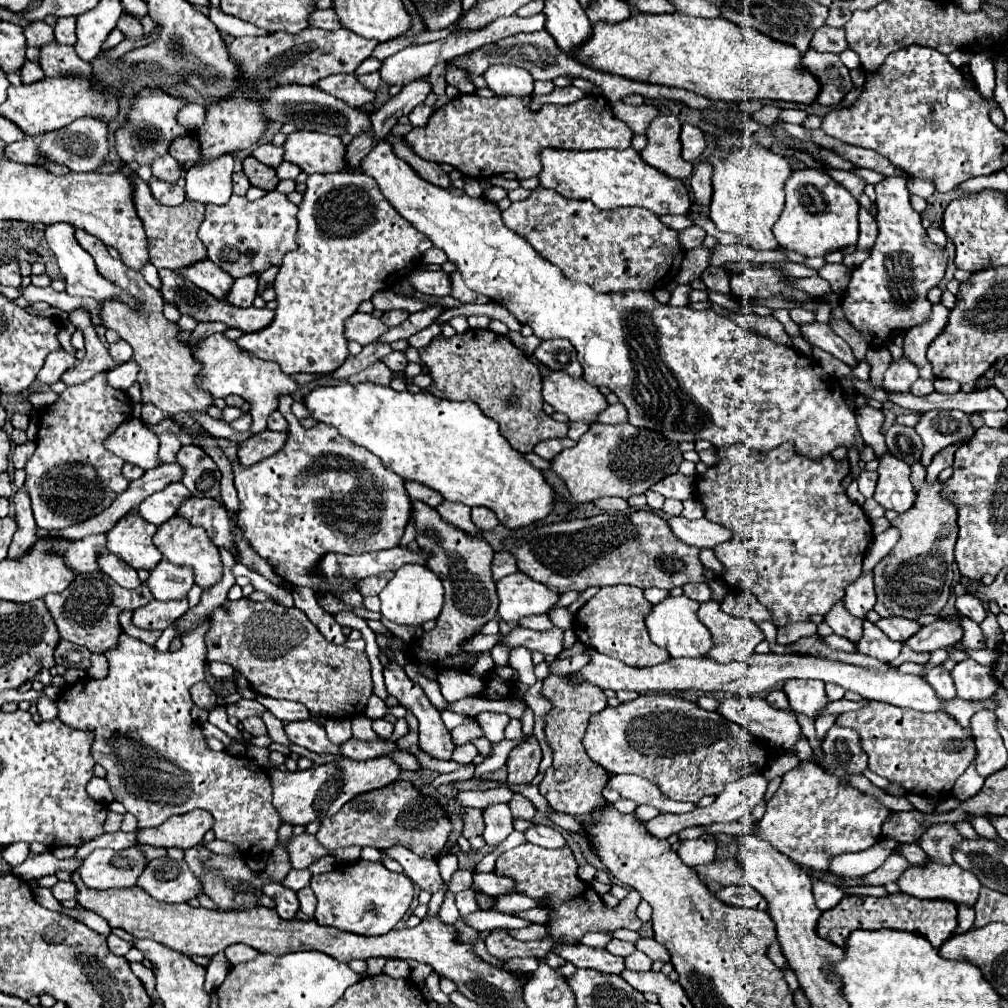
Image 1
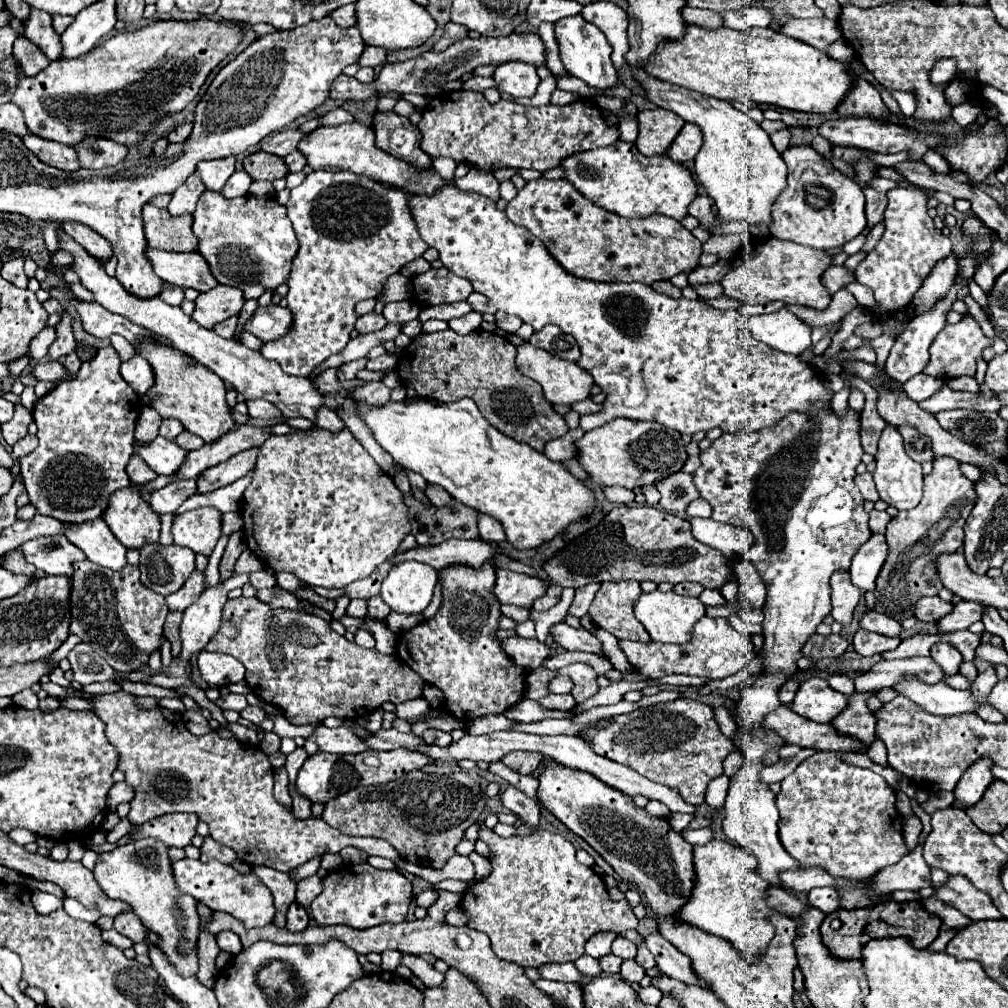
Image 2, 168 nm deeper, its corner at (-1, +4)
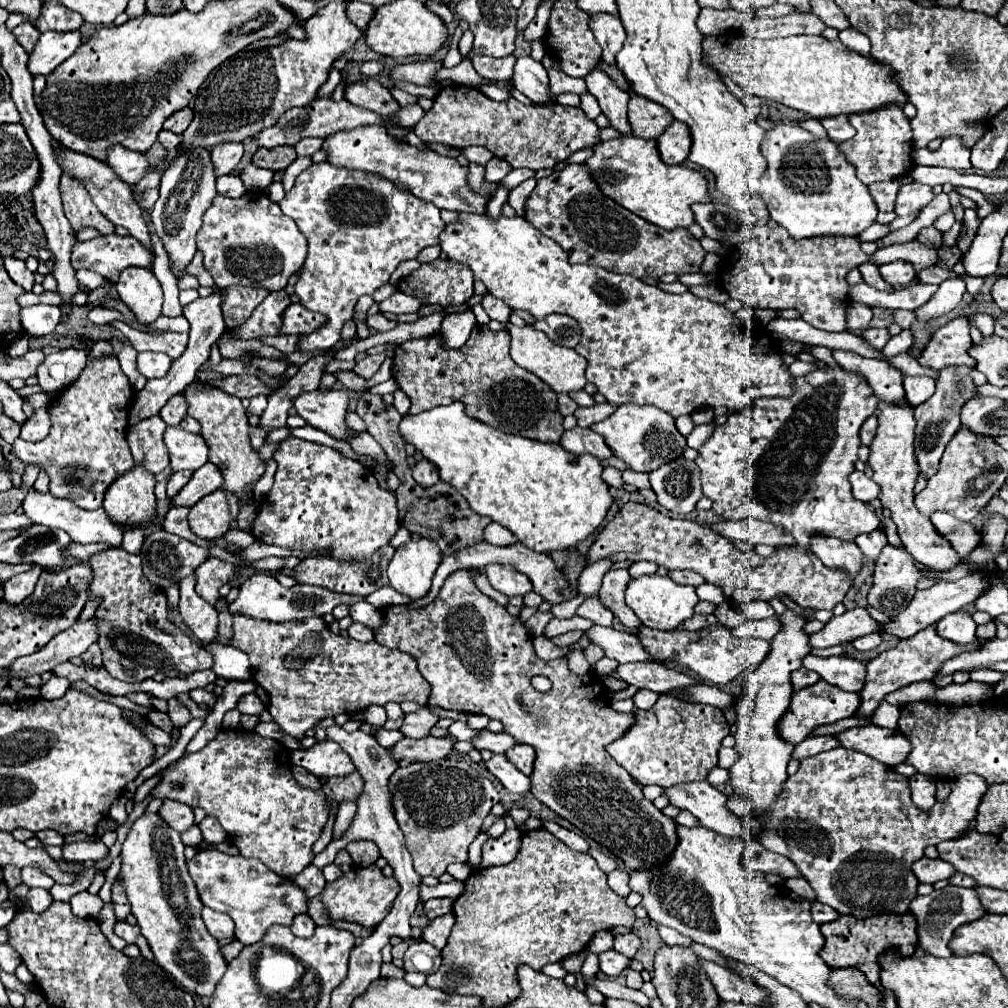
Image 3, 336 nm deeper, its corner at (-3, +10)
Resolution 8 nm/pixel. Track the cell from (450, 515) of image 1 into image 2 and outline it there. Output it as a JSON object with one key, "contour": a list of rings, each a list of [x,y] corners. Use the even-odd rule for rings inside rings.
{"contour":[[[427,484],[425,496],[427,496],[429,502],[435,504],[435,506],[445,506],[445,504],[449,504],[449,502],[453,500],[453,498],[449,496],[449,492],[445,492],[443,488],[439,488],[437,484]]]}

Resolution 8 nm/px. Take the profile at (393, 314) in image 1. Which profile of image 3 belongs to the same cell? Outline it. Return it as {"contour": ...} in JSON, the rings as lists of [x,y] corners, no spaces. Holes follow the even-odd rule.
{"contour":[[[395,292],[387,300],[383,300],[379,308],[383,314],[409,314],[409,312],[417,312],[421,308],[421,302],[409,294]]]}

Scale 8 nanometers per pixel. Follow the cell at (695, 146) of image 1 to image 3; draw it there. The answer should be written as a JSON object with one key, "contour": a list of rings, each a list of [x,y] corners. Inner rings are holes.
{"contour":[[[673,122],[657,140],[657,148],[665,164],[683,164],[689,156],[691,144],[691,130],[685,122]]]}

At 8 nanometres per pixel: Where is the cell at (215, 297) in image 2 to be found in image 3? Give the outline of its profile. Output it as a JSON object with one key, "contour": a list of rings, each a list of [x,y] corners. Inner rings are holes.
{"contour":[[[219,288],[213,290],[213,294],[209,294],[207,298],[197,298],[195,302],[187,304],[183,308],[183,316],[189,320],[191,324],[191,330],[189,330],[189,344],[185,348],[185,352],[173,360],[171,364],[171,370],[165,378],[159,378],[159,380],[147,380],[145,388],[141,388],[137,392],[137,398],[133,402],[133,418],[129,418],[129,426],[133,426],[133,422],[137,420],[143,420],[143,418],[149,418],[149,416],[155,416],[159,414],[159,410],[169,402],[171,396],[183,392],[193,380],[197,380],[197,374],[201,370],[201,366],[209,360],[209,350],[211,346],[219,340],[219,336],[227,330],[225,322],[223,322],[223,312],[221,312],[221,302],[223,302],[223,292]]]}

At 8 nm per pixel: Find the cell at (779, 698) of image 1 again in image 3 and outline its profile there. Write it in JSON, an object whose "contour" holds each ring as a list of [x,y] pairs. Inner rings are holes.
{"contour":[[[799,668],[799,670],[795,670],[795,672],[791,674],[791,684],[793,684],[795,690],[807,688],[809,684],[813,684],[813,682],[817,682],[817,680],[819,680],[819,676],[817,676],[815,672],[809,672],[807,668]]]}

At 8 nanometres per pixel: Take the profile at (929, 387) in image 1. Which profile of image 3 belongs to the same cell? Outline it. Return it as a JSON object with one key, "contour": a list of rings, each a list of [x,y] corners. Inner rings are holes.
{"contour":[[[905,376],[903,388],[905,388],[905,396],[907,396],[909,404],[917,406],[933,396],[935,380],[927,378],[927,376]]]}

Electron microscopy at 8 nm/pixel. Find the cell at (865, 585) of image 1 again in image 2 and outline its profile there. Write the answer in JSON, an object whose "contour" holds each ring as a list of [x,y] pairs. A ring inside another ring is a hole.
{"contour":[[[873,534],[863,548],[853,556],[853,564],[849,568],[853,584],[865,594],[875,590],[875,578],[887,558],[887,542],[883,534]]]}

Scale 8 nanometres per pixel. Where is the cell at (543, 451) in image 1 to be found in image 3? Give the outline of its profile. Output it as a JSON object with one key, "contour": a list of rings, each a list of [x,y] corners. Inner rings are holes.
{"contour":[[[575,426],[573,430],[567,430],[561,436],[559,444],[567,452],[577,454],[577,456],[581,456],[581,454],[593,454],[599,460],[613,456],[613,454],[609,454],[609,446],[605,446],[605,440],[601,438],[601,434],[593,432],[591,428],[579,428],[579,426]]]}

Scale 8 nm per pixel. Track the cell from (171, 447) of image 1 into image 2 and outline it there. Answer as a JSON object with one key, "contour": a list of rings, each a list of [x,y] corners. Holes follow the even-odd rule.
{"contour":[[[163,418],[161,428],[159,428],[161,436],[165,436],[169,440],[175,440],[179,432],[183,432],[183,424],[179,424],[179,420],[175,420],[175,418]]]}

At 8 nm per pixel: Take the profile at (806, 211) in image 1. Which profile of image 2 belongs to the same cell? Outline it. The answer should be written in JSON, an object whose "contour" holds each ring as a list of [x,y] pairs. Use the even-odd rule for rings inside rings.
{"contour":[[[791,144],[781,158],[789,174],[785,190],[775,198],[771,210],[771,236],[791,240],[811,248],[839,248],[859,236],[865,226],[865,196],[857,182],[841,174],[831,162],[821,158],[809,144]]]}

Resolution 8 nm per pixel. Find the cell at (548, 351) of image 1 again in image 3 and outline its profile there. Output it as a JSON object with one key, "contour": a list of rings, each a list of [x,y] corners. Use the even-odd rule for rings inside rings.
{"contour":[[[549,314],[547,318],[537,320],[533,328],[545,332],[555,344],[561,344],[565,348],[575,348],[581,340],[581,330],[577,322],[565,314]]]}

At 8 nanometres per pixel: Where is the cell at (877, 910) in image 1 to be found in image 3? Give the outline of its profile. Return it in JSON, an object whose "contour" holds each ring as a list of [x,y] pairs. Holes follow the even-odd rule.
{"contour":[[[911,912],[907,914],[879,914],[879,916],[871,916],[871,918],[855,918],[855,916],[839,916],[837,920],[833,922],[827,922],[827,924],[821,924],[821,932],[825,936],[825,946],[821,950],[821,958],[831,966],[831,968],[837,968],[837,966],[857,966],[859,970],[863,970],[863,974],[869,978],[869,982],[873,982],[873,986],[877,986],[881,990],[881,984],[879,984],[879,968],[875,968],[877,964],[877,956],[893,946],[899,946],[901,954],[903,956],[911,956],[917,948],[917,920]]]}

